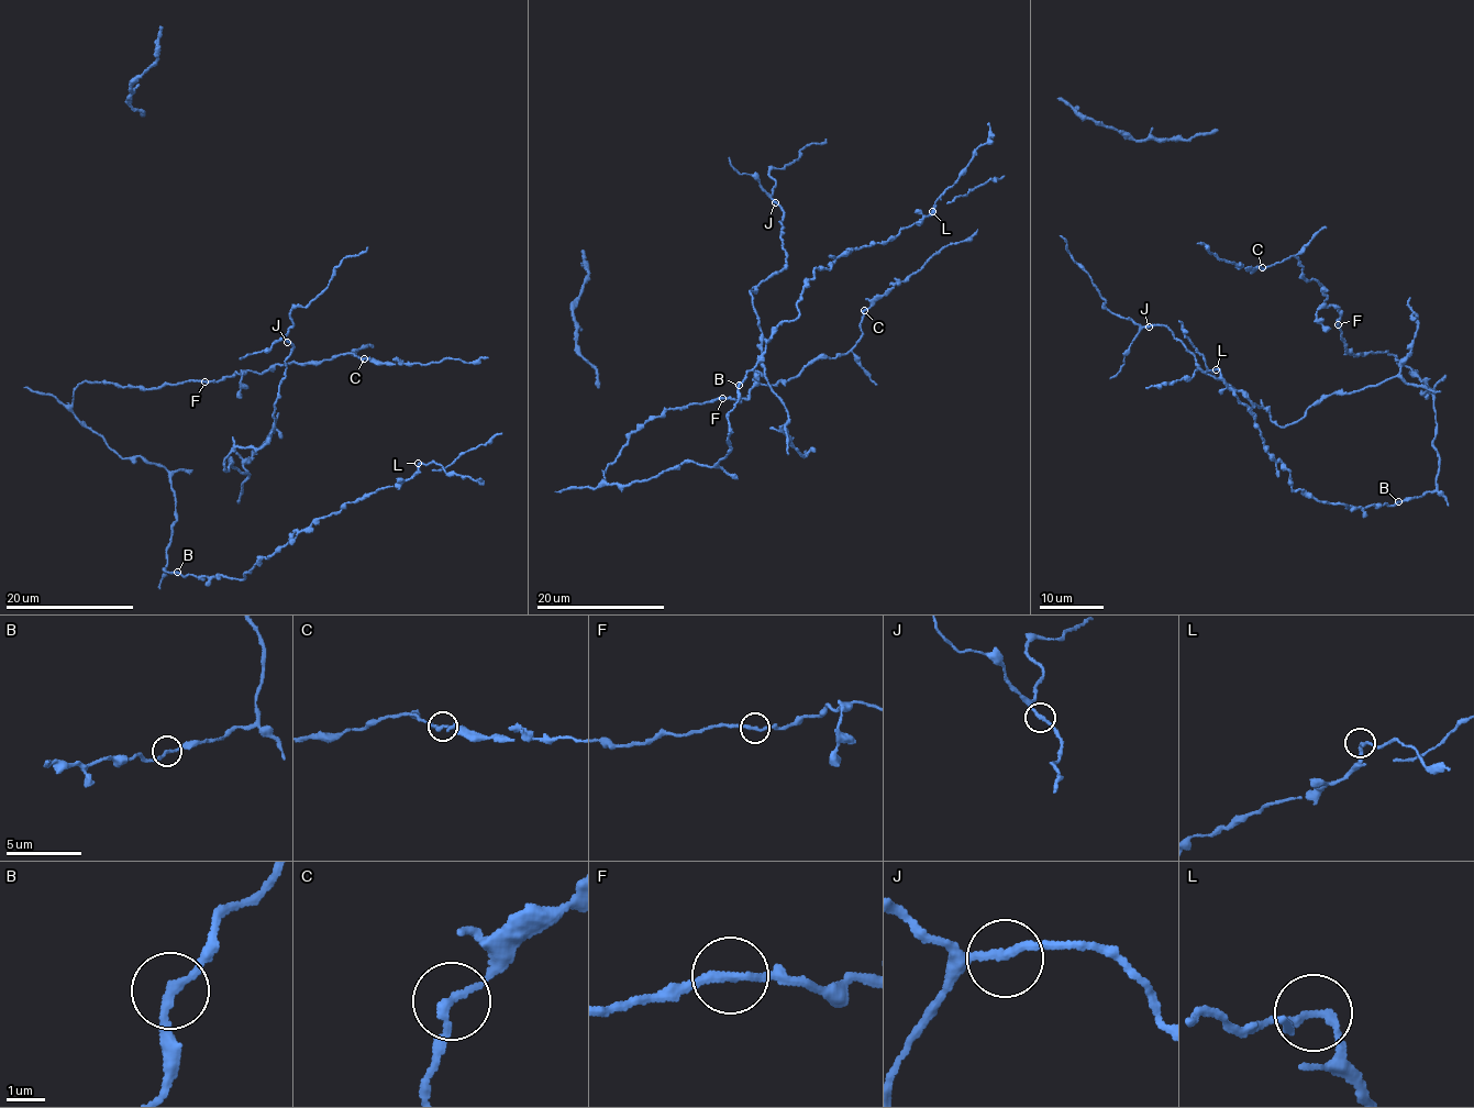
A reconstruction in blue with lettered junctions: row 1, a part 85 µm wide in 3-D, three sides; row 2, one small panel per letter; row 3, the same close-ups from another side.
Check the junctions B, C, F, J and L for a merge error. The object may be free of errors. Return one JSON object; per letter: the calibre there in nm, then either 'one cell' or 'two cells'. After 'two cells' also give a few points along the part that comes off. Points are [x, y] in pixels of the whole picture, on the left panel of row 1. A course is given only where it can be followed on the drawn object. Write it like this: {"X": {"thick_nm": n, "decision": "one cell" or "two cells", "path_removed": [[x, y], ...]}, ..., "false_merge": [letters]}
{"B": {"thick_nm": 200, "decision": "one cell"}, "C": {"thick_nm": 200, "decision": "one cell"}, "F": {"thick_nm": 200, "decision": "one cell"}, "J": {"thick_nm": 200, "decision": "one cell"}, "L": {"thick_nm": 200, "decision": "one cell"}, "false_merge": []}

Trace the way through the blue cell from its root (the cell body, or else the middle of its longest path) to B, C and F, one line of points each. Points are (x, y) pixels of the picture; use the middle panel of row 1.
B: (679, 466), (691, 461), (709, 466), (728, 453), (731, 430), (729, 412), (738, 399), (739, 385)
C: (679, 466), (619, 486), (602, 472), (667, 410), (744, 398), (844, 354), (864, 310)
F: (679, 466), (619, 486), (606, 483), (602, 472), (628, 438), (647, 421), (671, 408), (722, 398)

